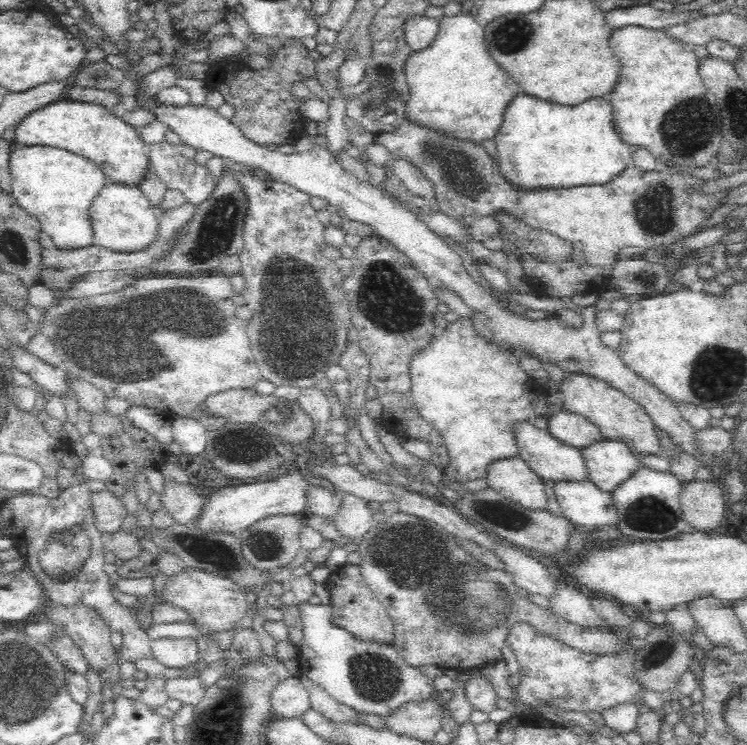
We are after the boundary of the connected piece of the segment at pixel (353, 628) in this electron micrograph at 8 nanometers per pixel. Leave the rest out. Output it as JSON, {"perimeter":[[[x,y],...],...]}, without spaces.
{"perimeter":[[[345,565],[324,582],[330,593],[331,619],[334,624],[347,630],[350,634],[364,641],[371,641],[377,644],[393,645],[395,628],[394,621],[388,615],[381,601],[365,582],[361,569],[358,565]]]}

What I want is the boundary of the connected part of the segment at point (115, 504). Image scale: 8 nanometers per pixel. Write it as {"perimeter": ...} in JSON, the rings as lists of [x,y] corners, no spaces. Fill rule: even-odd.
{"perimeter":[[[106,490],[92,492],[92,509],[94,510],[95,524],[98,531],[108,534],[121,532],[124,519],[127,516],[126,508]]]}

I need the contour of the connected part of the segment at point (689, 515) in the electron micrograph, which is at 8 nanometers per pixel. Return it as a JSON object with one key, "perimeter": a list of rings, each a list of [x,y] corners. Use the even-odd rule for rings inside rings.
{"perimeter":[[[696,479],[684,482],[680,502],[683,518],[690,528],[725,528],[730,503],[718,483]]]}

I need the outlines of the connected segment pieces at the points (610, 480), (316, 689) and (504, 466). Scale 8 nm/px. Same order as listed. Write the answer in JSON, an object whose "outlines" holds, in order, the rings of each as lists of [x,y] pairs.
{"outlines":[[[[605,439],[580,449],[588,467],[588,480],[602,492],[614,492],[644,468],[644,462],[625,442]]],[[[301,674],[298,679],[308,691],[312,709],[322,713],[332,722],[342,721],[358,723],[358,712],[336,702],[332,696],[328,695],[328,693],[322,690],[317,684],[314,684],[307,676]]],[[[520,456],[498,460],[486,472],[488,486],[505,498],[532,511],[546,511],[548,496],[544,482]]]]}

